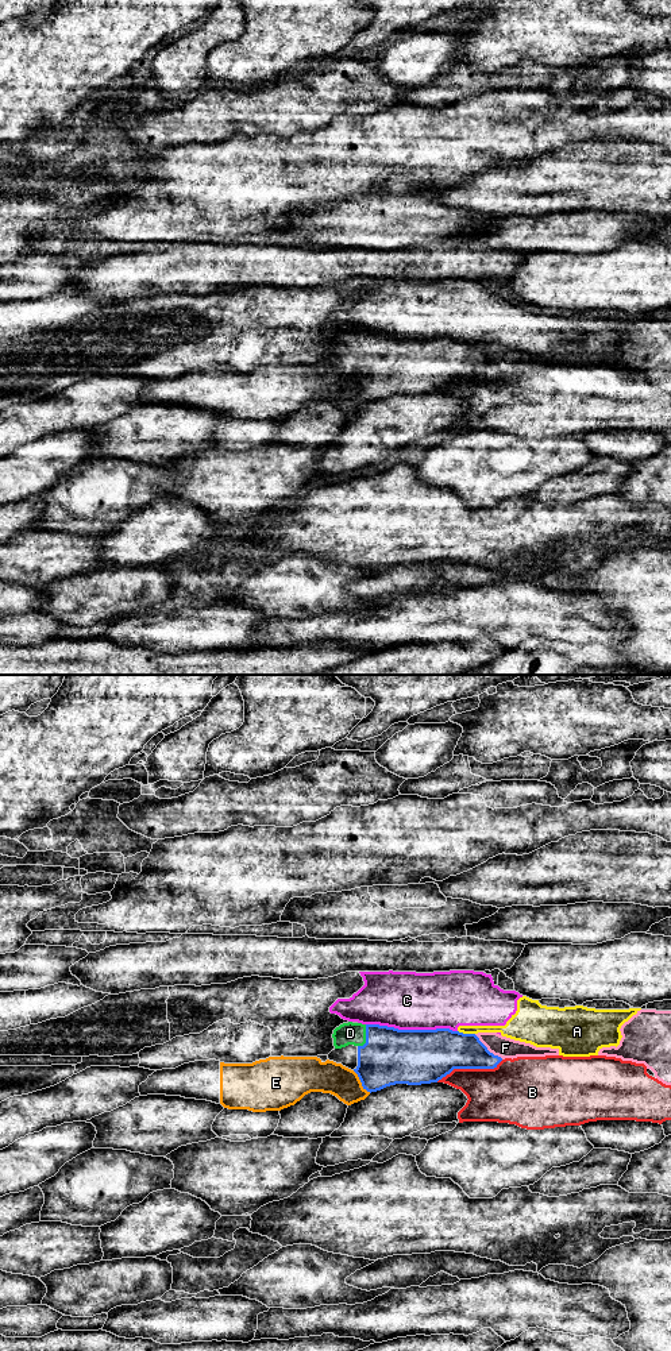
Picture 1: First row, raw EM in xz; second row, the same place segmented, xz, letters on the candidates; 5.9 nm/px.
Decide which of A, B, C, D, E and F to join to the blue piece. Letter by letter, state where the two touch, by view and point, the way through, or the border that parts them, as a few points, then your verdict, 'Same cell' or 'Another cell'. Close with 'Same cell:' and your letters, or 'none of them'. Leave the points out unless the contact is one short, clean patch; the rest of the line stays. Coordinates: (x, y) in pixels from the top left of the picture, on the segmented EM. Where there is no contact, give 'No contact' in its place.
A: Touches blue at xz (466, 1034). Another cell
B: Touches blue at xz (469, 1068). Another cell
C: Touches blue at xz (412, 1030). Another cell
D: Touches blue at xz (366, 1037). Same cell
E: Touches blue at xz (361, 1081). Another cell
F: Touches blue at xz (486, 1049). Another cell
Same cell: D

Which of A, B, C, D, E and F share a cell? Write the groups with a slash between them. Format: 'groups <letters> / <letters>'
groups A C / B / D / E / F

